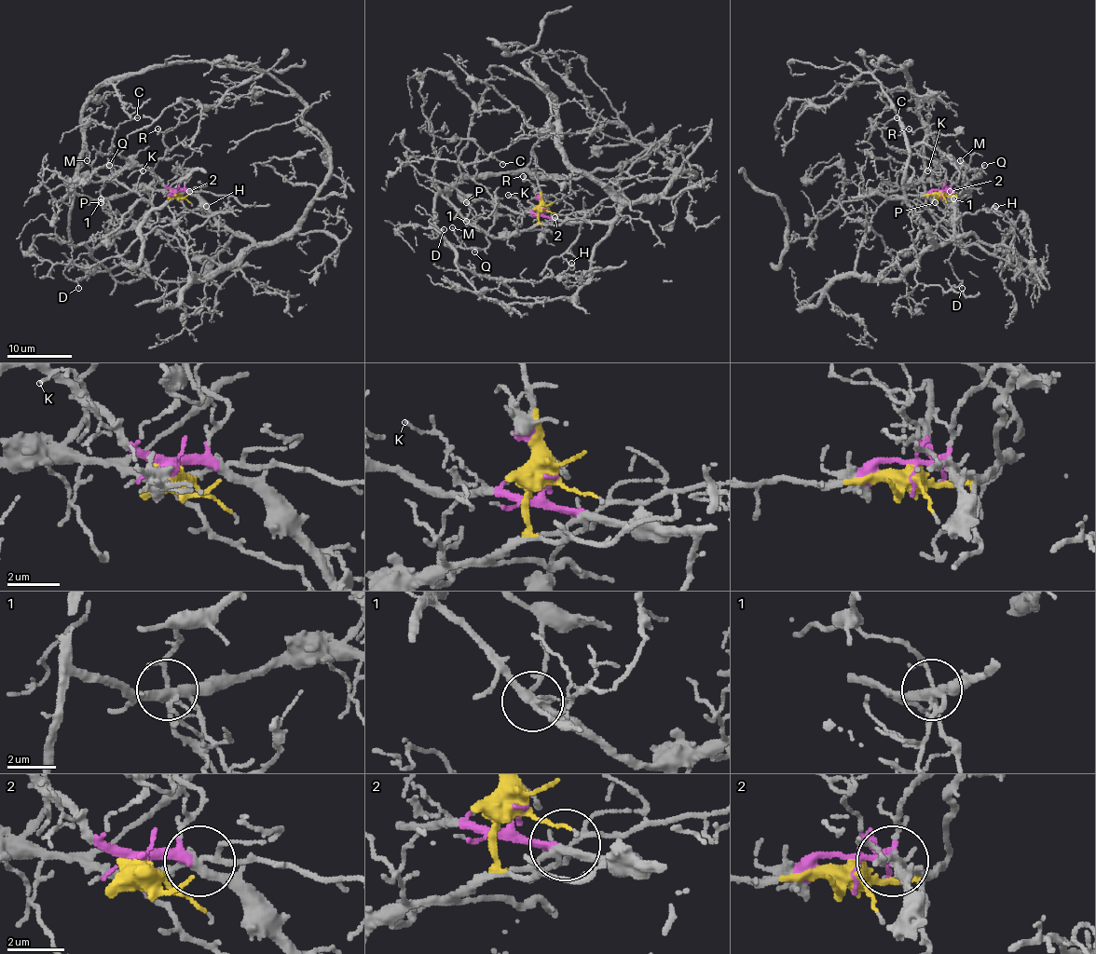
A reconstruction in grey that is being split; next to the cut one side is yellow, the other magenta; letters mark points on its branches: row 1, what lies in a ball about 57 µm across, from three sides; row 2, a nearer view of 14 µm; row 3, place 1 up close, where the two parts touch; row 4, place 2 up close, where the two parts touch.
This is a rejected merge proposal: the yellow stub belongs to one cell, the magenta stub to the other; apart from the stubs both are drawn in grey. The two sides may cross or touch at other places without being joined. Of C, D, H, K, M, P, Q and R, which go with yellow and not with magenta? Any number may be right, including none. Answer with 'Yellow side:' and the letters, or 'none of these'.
Yellow side: D, P, R

